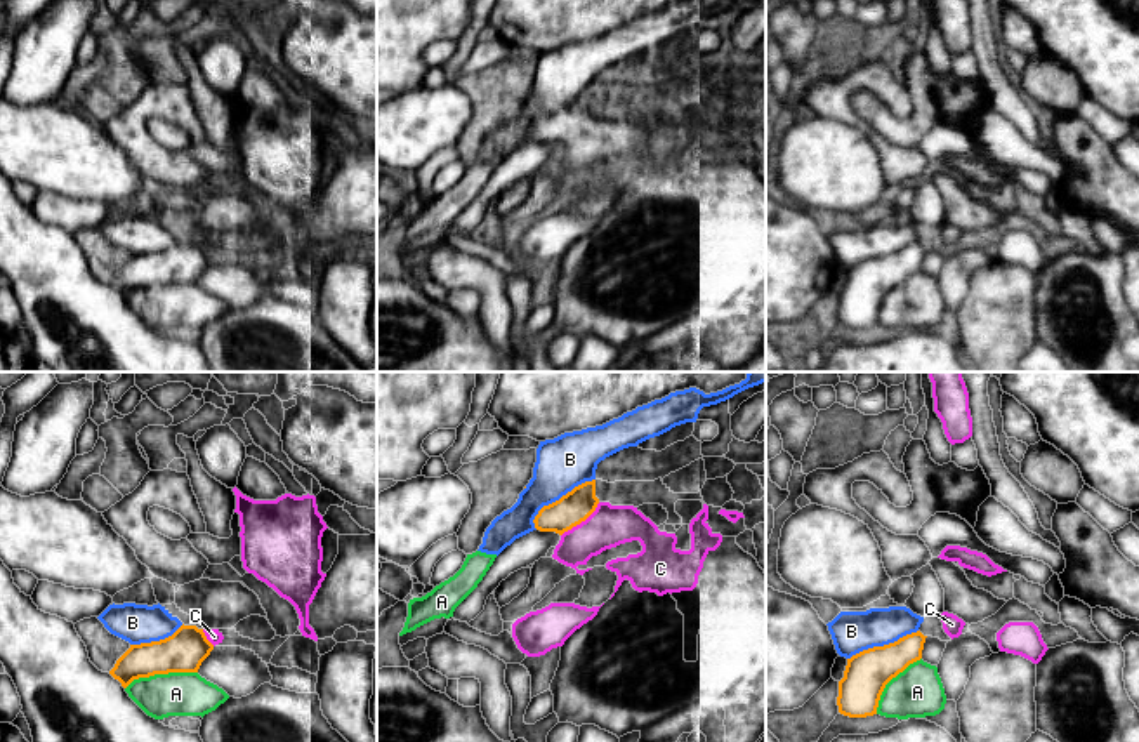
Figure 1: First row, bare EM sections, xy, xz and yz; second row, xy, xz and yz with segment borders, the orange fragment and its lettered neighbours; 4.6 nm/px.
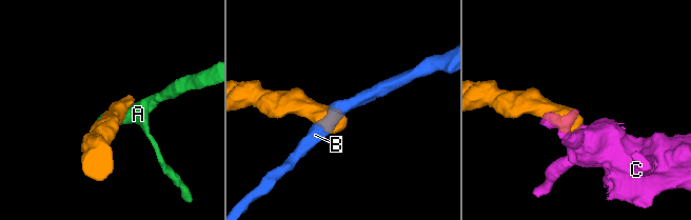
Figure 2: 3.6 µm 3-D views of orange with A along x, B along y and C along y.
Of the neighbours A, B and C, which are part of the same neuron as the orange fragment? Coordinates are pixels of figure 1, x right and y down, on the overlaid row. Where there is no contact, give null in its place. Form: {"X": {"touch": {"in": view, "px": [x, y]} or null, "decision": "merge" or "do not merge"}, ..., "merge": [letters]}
{"A": {"touch": {"in": "xy", "px": [160, 673]}, "decision": "do not merge"}, "B": {"touch": {"in": "xz", "px": [559, 499]}, "decision": "do not merge"}, "C": {"touch": {"in": "xz", "px": [580, 522]}, "decision": "merge"}, "merge": ["C"]}

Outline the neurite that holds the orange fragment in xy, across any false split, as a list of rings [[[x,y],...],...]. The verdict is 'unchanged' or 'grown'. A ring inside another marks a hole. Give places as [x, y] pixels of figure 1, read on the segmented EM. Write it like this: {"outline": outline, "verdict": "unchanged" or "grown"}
{"outline": [[[182,624],[165,639],[130,645],[109,674],[127,688],[134,679],[155,674],[198,672],[201,662],[222,639],[219,629]]], "verdict": "grown"}

